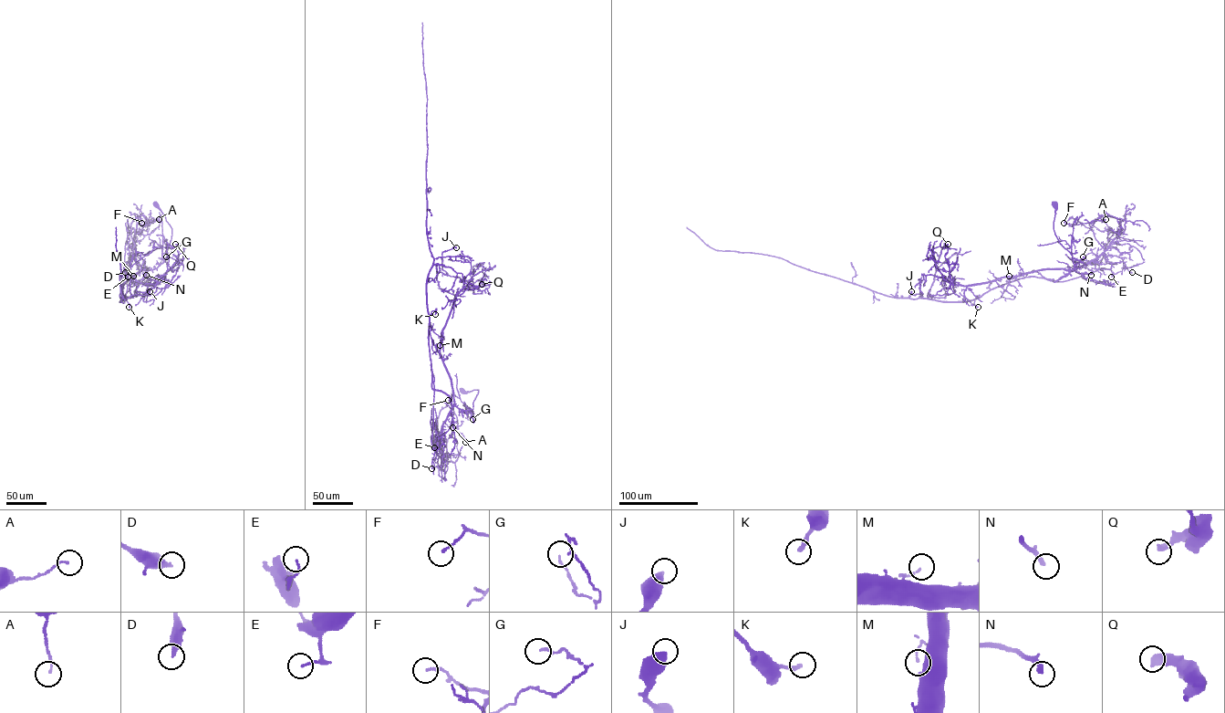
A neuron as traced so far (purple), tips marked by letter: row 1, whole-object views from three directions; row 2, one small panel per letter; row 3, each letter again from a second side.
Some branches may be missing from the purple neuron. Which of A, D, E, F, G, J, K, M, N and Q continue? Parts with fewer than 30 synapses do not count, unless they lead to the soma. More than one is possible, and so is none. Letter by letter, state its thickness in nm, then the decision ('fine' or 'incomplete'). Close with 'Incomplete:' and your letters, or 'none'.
A: 100 nm thick; fine
D: 400 nm thick; fine
E: 120 nm thick; fine
F: 130 nm thick; fine
G: 100 nm thick; fine
J: 480 nm thick; fine
K: 240 nm thick; fine
M: 100 nm thick; fine
N: 240 nm thick; fine
Q: 360 nm thick; fine
Incomplete: none

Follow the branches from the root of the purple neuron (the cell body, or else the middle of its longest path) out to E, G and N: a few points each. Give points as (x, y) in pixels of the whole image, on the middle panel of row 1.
E: (462, 391), (478, 390), (473, 408), (462, 410), (454, 405), (437, 437), (436, 456), (432, 459), (434, 447)
G: (462, 391), (478, 390), (473, 408), (469, 409), (472, 419)
N: (462, 391), (478, 390), (478, 392), (472, 409), (452, 406), (452, 427)

